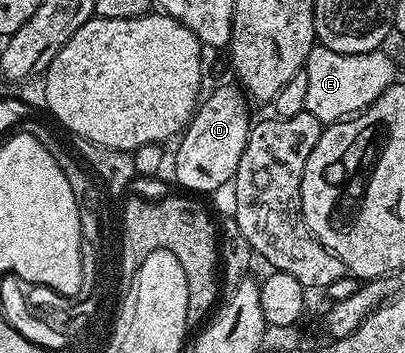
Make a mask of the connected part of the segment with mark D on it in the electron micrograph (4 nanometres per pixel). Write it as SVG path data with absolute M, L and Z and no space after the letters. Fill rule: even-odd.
M239 86L220 87L212 96L205 98L203 102L196 108L196 114L192 120L188 122L188 126L184 128L179 136L175 156L176 174L175 186L183 189L188 193L196 193L192 191L216 191L219 187L224 187L233 182L236 178L236 170L238 169L238 161L242 161L242 153L246 149L246 141L250 130L250 122L248 123L248 107L246 95Z

